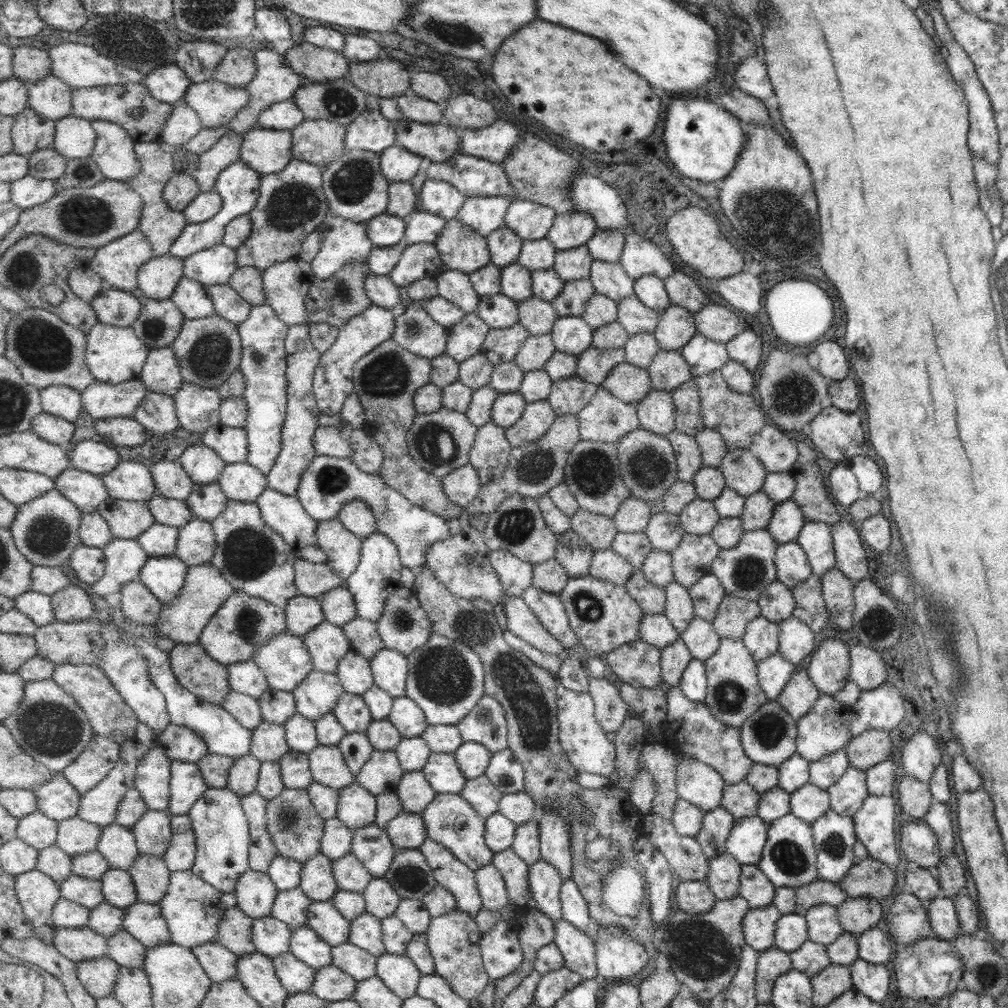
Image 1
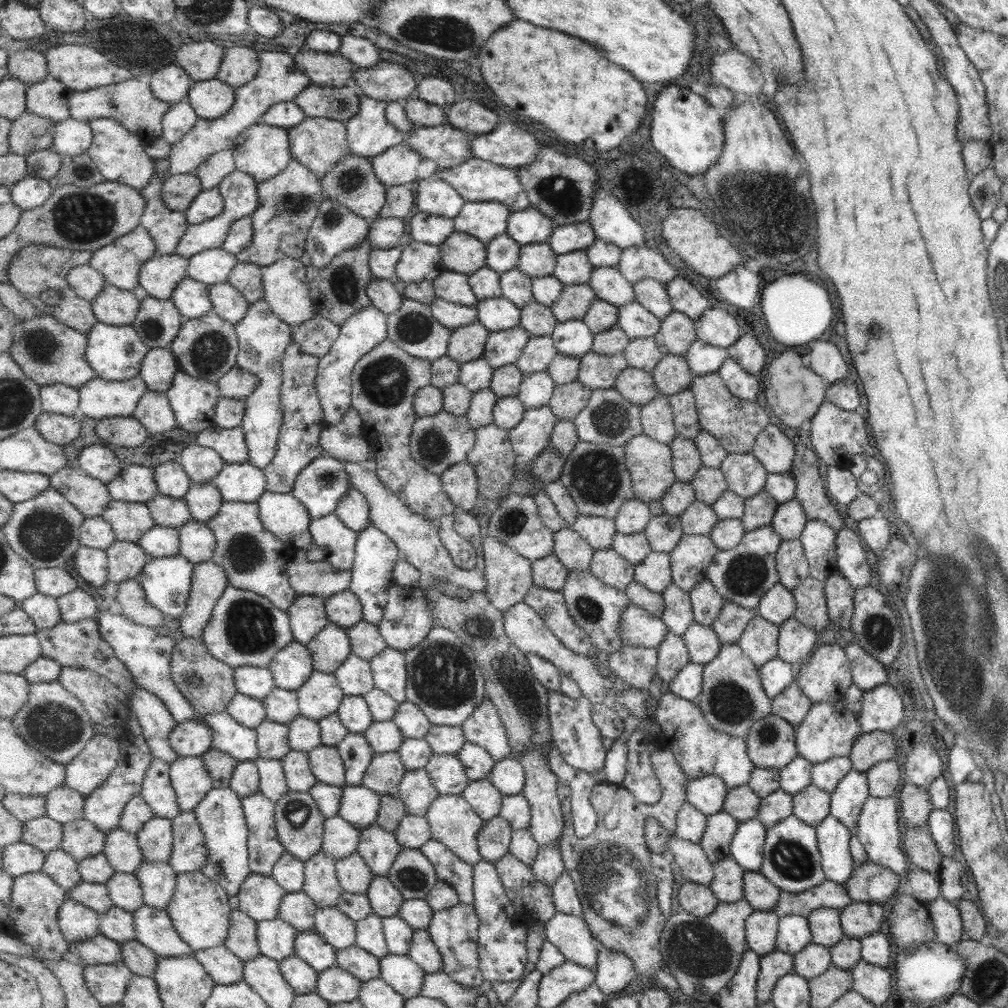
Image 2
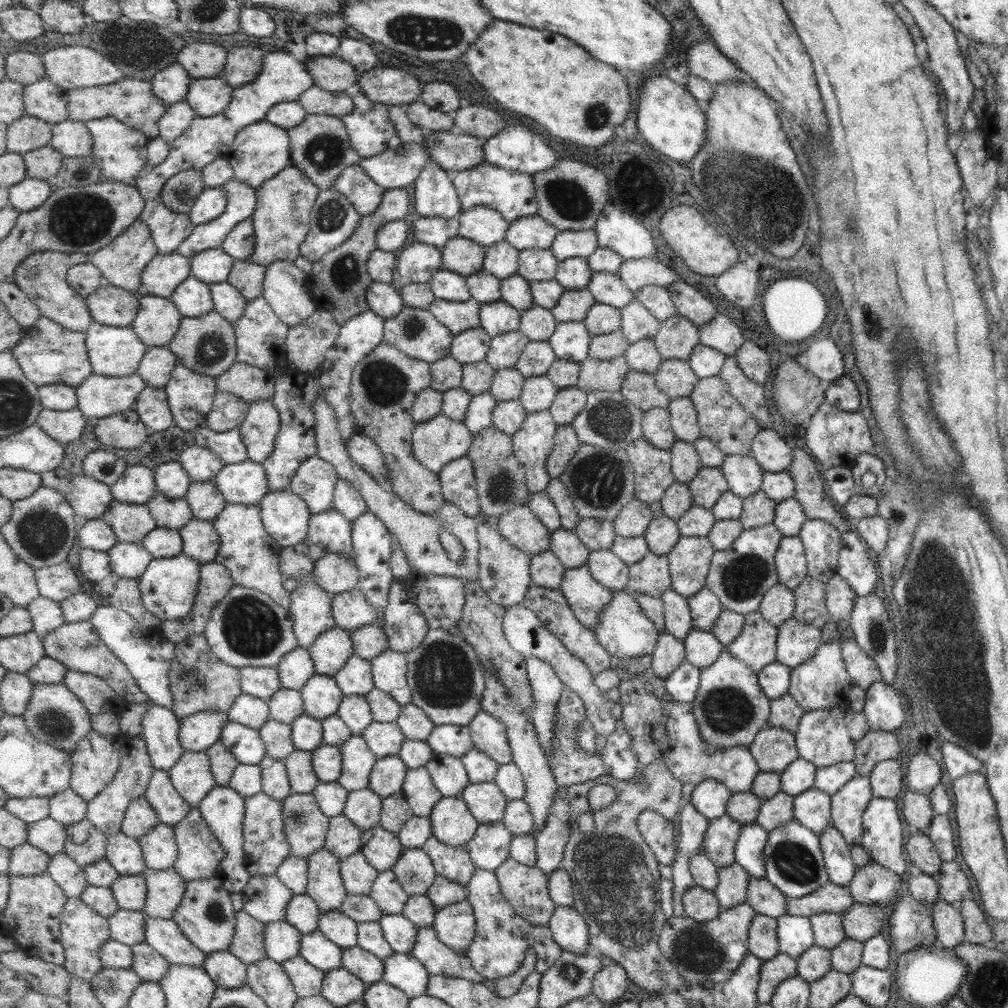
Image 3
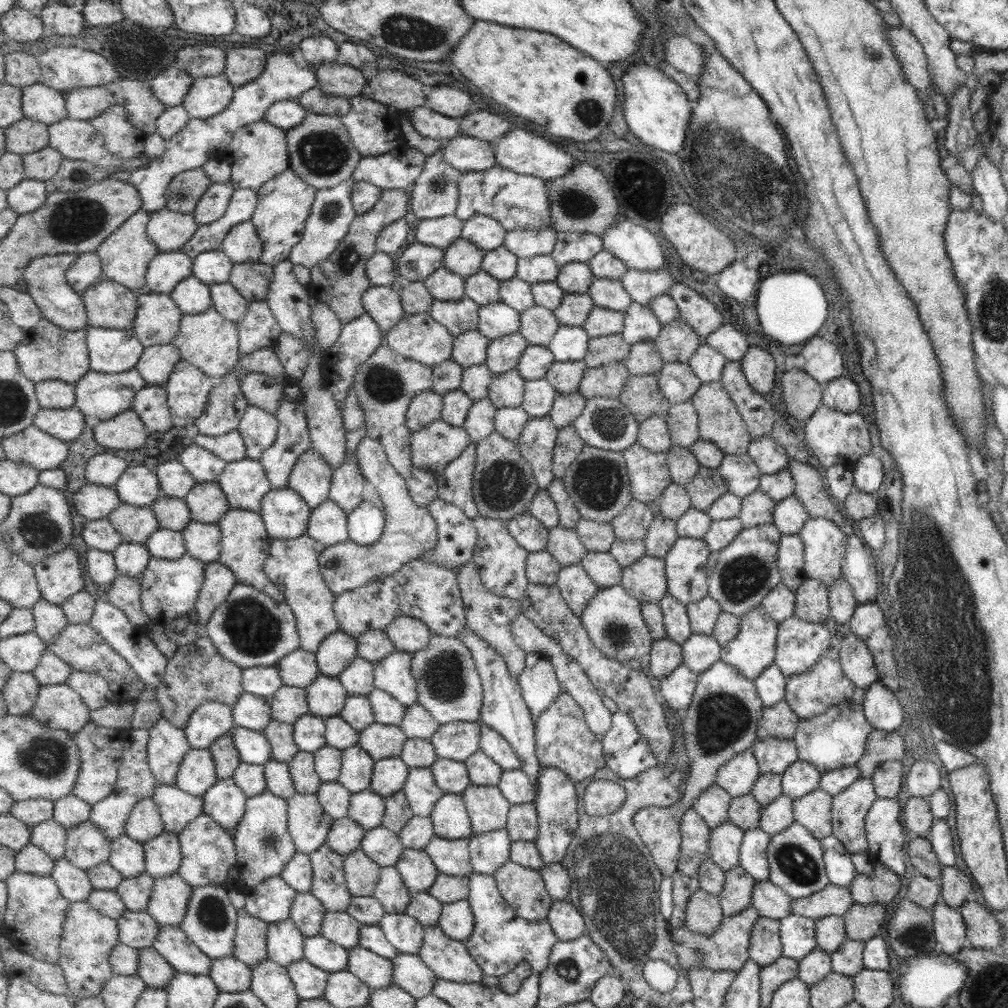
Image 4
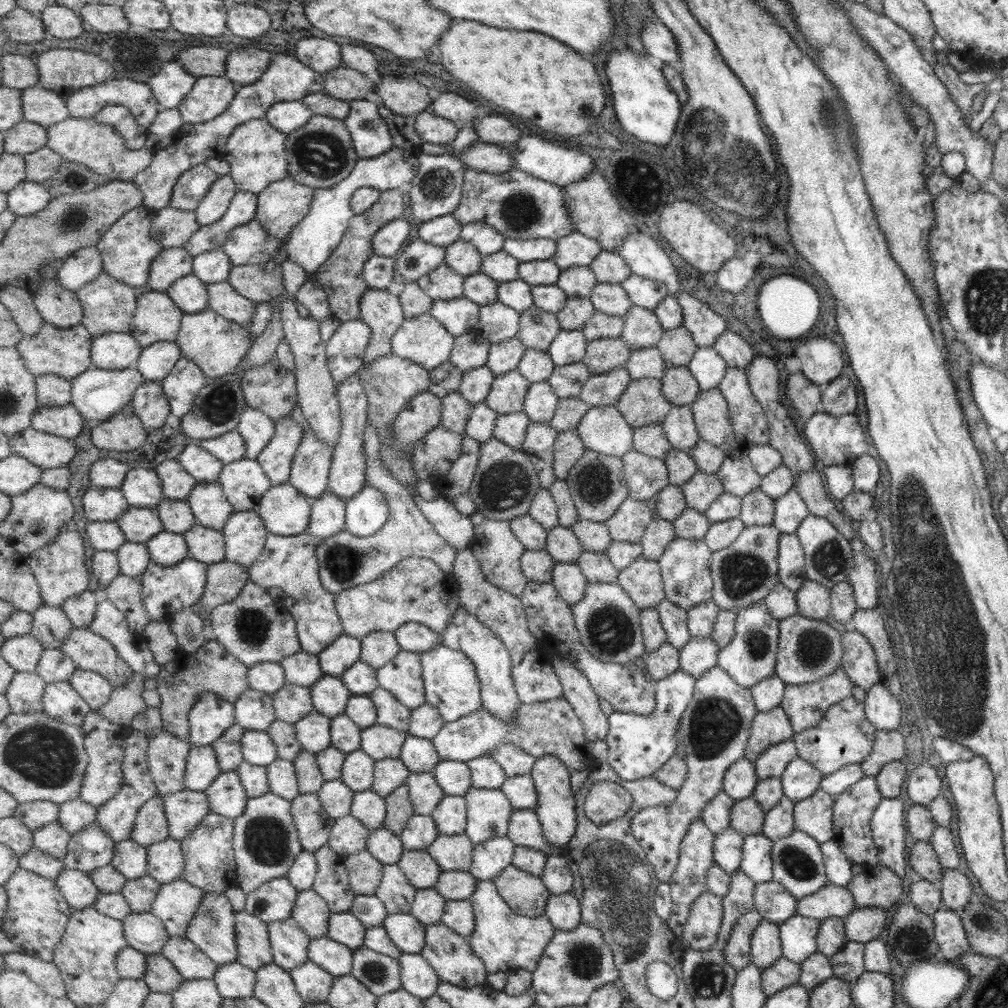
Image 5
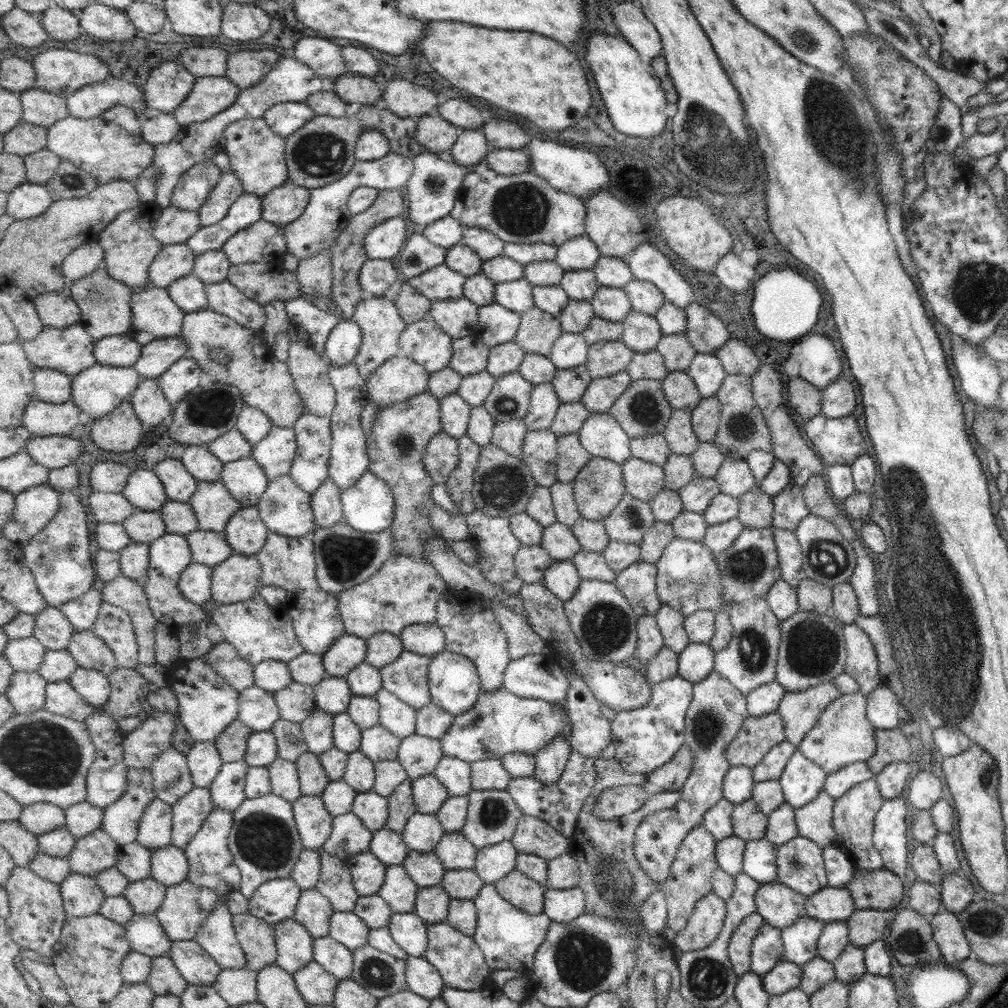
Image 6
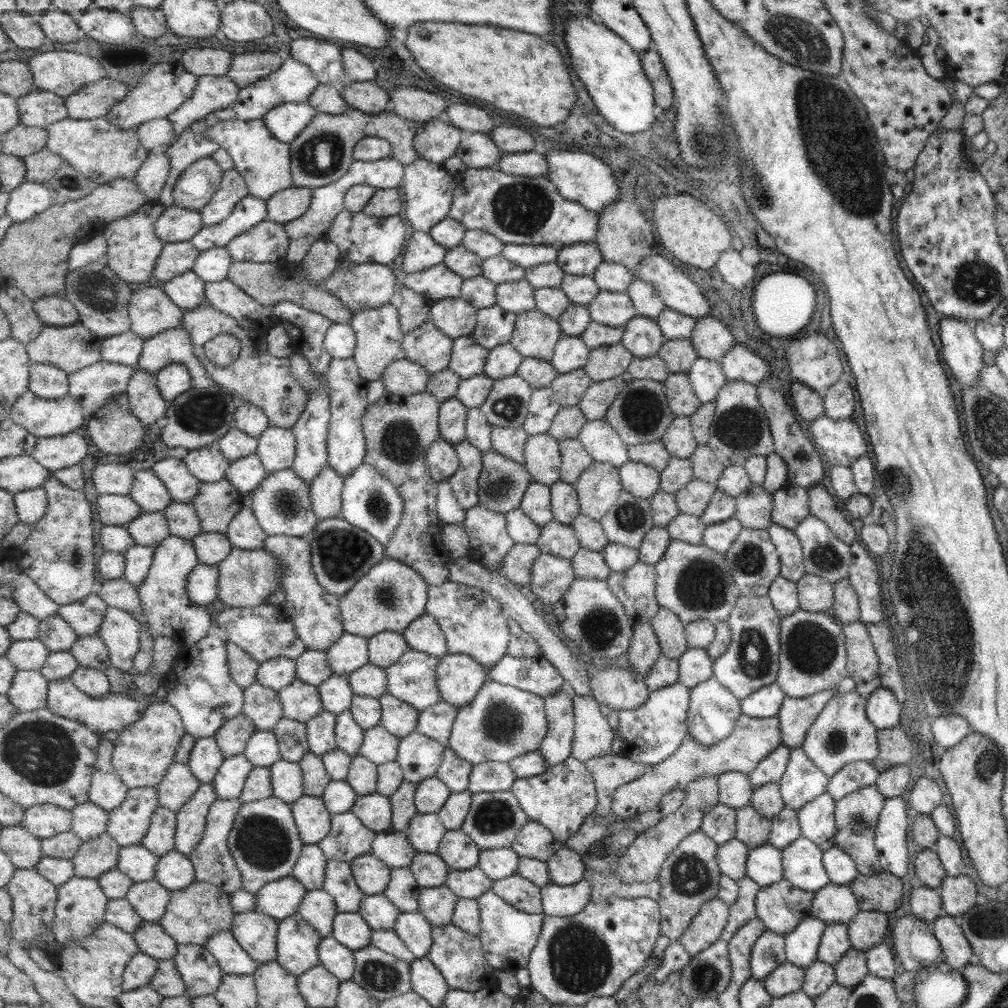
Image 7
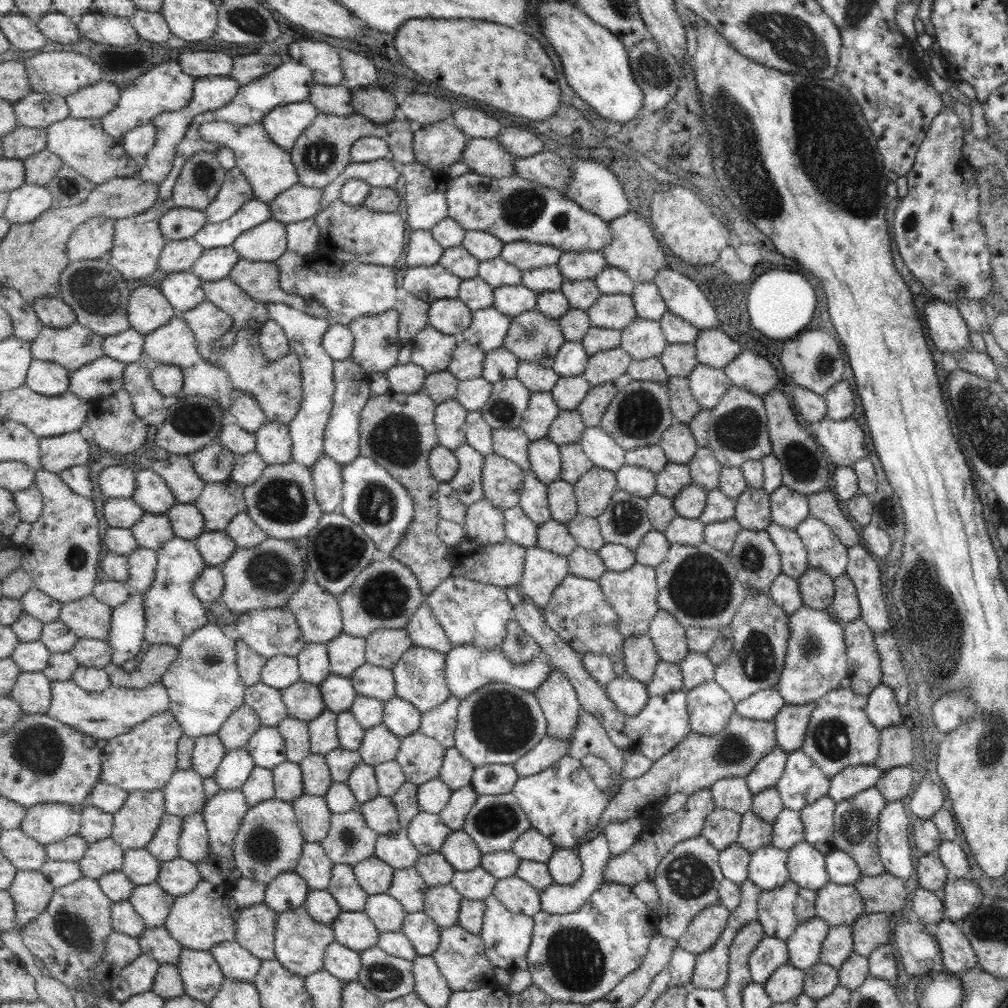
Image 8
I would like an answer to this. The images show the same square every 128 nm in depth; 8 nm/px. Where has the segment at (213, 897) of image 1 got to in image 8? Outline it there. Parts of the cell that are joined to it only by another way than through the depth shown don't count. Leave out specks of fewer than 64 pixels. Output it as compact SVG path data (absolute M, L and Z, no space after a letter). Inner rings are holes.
M236 941L221 942L210 951L210 954L213 955L220 964L224 975L235 980L253 983L262 969L263 960L256 958L249 950L246 950L241 943Z

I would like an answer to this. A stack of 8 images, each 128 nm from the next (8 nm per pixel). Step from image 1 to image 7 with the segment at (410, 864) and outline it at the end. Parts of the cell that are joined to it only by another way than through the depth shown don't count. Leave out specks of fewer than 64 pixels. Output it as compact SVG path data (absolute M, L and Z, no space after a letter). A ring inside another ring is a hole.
M417 852L409 866L422 887L433 888L445 885L450 876L450 866L438 853Z

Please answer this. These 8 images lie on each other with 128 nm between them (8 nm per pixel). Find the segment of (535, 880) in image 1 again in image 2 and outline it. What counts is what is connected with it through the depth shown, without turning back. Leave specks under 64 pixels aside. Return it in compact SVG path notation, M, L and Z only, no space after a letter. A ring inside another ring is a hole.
M561 842L540 846L538 857L532 864L539 882L551 889L557 884L557 880L566 872L566 866L562 857Z

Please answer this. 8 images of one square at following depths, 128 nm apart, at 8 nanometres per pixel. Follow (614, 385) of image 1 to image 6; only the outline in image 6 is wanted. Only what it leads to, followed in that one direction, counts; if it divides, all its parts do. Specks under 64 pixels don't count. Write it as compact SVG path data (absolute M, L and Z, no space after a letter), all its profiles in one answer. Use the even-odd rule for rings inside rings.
M655 379L634 380L630 388L610 408L611 415L622 423L622 428L631 438L646 438L651 434L664 433L673 412L674 407L666 398L662 381Z

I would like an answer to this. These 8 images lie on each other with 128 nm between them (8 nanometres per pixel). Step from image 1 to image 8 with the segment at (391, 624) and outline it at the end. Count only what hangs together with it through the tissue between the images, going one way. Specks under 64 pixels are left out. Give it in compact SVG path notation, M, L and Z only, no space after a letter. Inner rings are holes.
M426 603L411 617L405 629L416 646L439 650L445 655L453 648L454 644L447 636L442 623L439 622L438 616Z

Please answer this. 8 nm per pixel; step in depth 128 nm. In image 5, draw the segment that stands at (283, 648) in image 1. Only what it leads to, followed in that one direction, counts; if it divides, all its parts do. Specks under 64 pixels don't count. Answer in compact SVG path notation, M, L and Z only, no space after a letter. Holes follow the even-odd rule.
M303 650L285 657L281 664L286 670L288 682L297 686L311 688L325 674L319 656Z

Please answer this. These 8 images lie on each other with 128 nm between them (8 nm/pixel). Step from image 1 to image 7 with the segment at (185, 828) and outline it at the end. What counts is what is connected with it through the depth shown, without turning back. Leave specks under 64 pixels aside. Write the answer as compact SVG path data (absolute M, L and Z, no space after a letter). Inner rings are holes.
M218 799L211 805L210 813L207 817L206 832L203 840L199 842L189 858L194 863L195 876L199 882L209 882L215 886L222 887L227 893L237 892L243 886L242 870L231 854L230 843L231 831L234 829L235 817L239 814L243 803L237 800Z

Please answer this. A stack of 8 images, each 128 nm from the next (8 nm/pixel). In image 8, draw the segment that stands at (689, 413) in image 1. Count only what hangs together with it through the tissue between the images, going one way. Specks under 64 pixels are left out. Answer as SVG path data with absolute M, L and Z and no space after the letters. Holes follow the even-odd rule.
M673 422L663 434L659 445L666 452L670 463L688 465L698 453L698 443L690 430L689 423Z

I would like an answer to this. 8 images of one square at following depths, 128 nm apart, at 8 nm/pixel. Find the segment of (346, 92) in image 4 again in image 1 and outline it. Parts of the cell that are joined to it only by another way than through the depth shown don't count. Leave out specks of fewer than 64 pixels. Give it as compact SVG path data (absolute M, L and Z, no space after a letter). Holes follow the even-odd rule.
M305 41L286 52L287 62L307 80L323 83L343 78L350 72L344 51L338 52Z

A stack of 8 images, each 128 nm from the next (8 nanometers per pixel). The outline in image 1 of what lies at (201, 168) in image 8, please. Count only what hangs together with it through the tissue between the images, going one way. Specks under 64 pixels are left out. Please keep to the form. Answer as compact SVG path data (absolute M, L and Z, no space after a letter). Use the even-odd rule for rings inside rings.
M182 171L178 174L176 173L167 183L164 197L173 210L184 212L191 204L191 201L195 200L195 197L201 193L202 188L194 176L187 175Z

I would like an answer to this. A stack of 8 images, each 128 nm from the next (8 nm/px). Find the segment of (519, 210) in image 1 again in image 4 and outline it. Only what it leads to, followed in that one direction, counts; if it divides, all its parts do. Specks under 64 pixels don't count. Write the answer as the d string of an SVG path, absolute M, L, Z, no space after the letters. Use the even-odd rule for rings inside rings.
M551 227L509 231L504 246L519 258L551 255L554 253L558 231Z

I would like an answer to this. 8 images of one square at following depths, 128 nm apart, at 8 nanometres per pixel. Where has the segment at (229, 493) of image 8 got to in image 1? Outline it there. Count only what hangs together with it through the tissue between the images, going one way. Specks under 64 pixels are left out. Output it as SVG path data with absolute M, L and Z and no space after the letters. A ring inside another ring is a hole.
M219 483L196 484L191 497L186 502L194 512L195 518L213 521L227 510L230 499Z

